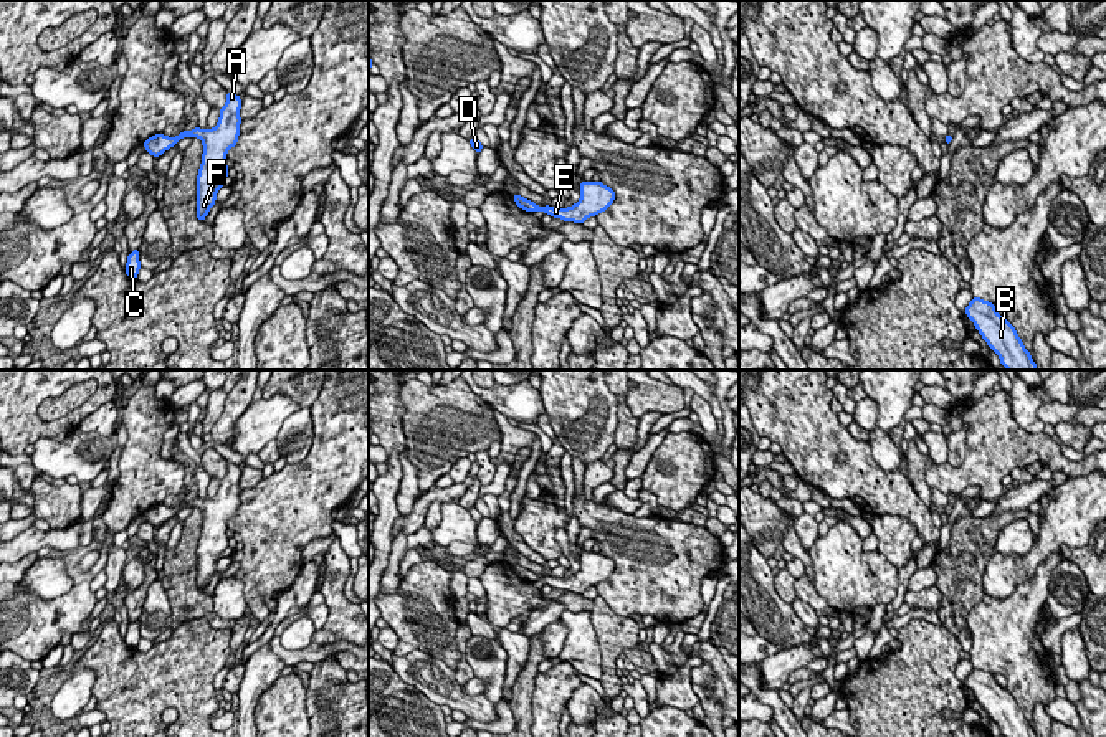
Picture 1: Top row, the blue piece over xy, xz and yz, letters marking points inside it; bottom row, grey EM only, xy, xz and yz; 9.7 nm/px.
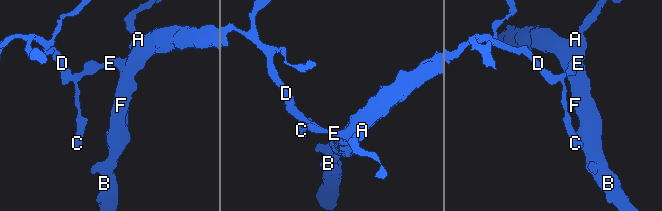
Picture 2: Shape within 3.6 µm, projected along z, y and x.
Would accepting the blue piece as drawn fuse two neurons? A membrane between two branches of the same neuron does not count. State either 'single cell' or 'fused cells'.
single cell

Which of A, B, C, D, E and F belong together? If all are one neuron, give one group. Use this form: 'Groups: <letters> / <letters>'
Groups: A B C D E F

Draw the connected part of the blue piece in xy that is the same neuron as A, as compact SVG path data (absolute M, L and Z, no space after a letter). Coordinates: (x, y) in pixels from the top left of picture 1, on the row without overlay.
M228 461L226 474L220 479L220 487L213 499L203 501L195 497L175 507L155 504L142 514L147 524L159 527L184 507L198 507L202 511L203 524L197 545L197 588L200 592L205 590L210 578L215 575L217 562L228 547L226 522L238 512L241 494L240 479L241 468Z

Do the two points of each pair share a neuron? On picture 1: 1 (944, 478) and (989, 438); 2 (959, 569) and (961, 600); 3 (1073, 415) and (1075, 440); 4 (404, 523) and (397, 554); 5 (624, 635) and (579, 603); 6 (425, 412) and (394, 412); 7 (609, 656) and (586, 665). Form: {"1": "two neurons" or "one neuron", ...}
{"1": "one neuron", "2": "one neuron", "3": "two neurons", "4": "two neurons", "5": "two neurons", "6": "two neurons", "7": "two neurons"}

